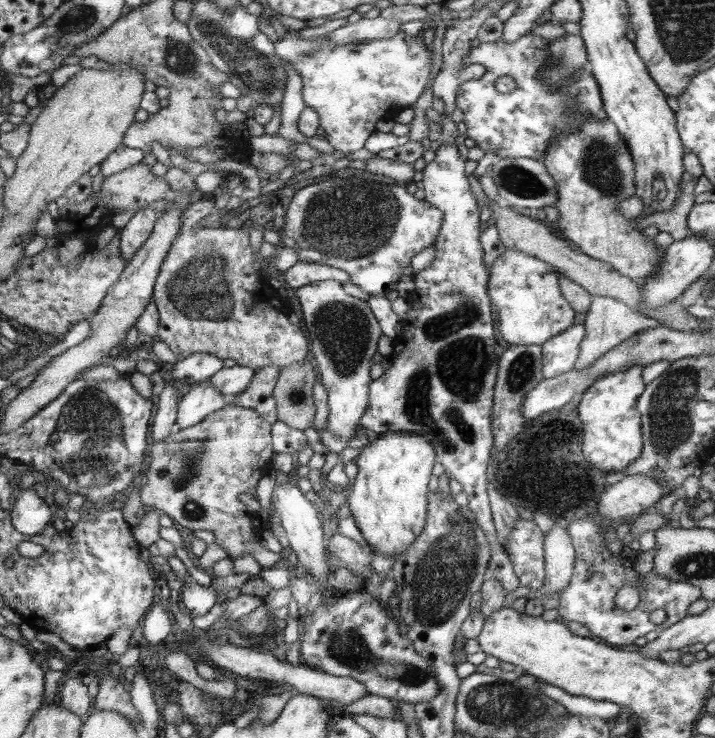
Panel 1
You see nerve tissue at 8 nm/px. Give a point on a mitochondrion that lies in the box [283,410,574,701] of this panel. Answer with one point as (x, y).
(443, 576)

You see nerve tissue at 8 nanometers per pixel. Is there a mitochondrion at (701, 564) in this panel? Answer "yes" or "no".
yes

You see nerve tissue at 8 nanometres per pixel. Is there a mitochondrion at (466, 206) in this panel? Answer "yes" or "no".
no

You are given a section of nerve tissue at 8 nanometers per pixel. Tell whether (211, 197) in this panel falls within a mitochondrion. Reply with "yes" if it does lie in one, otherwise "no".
no

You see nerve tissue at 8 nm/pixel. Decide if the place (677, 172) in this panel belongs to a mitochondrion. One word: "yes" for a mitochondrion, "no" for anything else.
no

